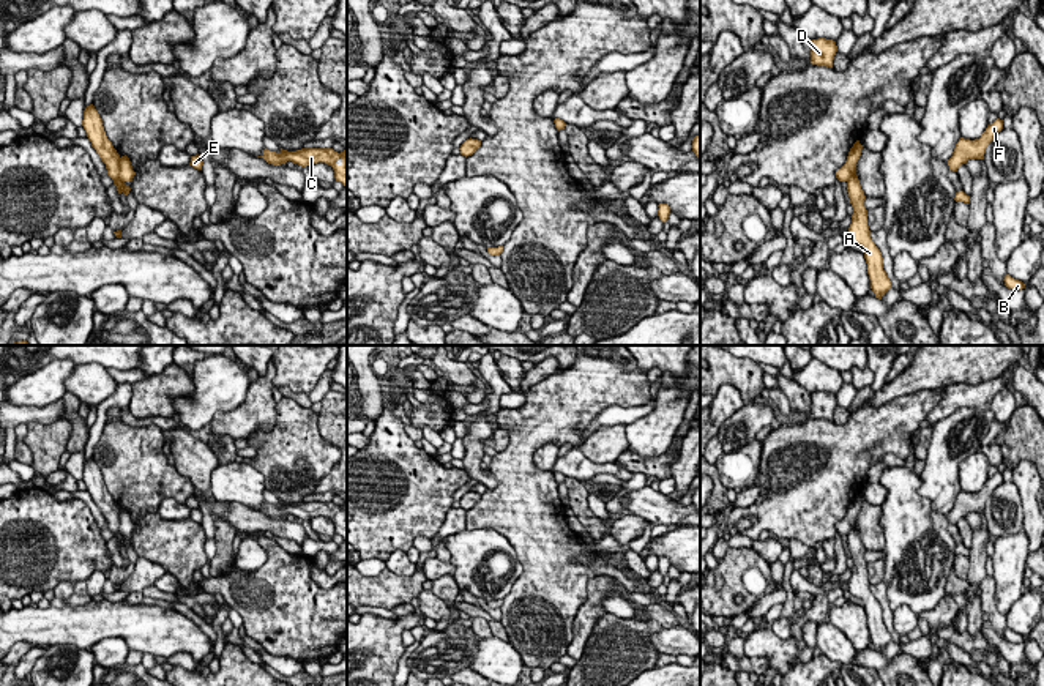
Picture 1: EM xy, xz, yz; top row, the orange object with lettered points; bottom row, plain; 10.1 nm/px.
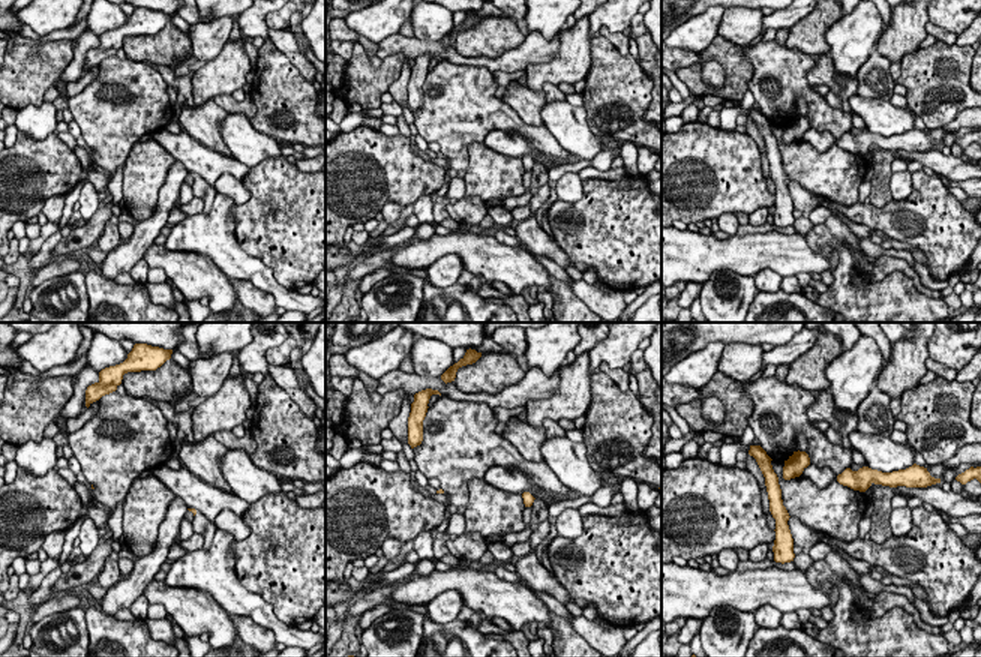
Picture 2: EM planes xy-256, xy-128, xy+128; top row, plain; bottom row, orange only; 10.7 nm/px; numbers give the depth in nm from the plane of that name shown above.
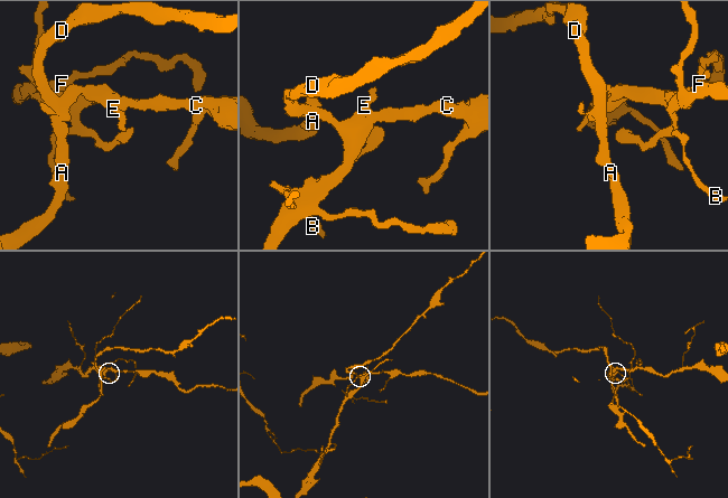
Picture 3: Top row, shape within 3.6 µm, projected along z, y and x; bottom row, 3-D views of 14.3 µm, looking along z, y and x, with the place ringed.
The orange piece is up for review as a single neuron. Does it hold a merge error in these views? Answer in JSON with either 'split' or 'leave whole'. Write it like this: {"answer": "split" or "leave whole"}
{"answer": "split"}

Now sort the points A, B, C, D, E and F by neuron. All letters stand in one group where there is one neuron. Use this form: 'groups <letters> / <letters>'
groups A D / B C E F

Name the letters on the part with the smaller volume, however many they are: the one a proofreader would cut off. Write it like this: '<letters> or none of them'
A, D

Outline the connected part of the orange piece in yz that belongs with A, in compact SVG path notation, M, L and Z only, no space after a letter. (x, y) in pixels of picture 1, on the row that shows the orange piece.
M856 169L847 181L847 192L853 207L848 238L864 249L871 289L875 293L875 298L882 300L882 296L891 289L891 281L883 270L882 252L871 238L871 230L867 226L867 210L864 207L866 196L861 189Z

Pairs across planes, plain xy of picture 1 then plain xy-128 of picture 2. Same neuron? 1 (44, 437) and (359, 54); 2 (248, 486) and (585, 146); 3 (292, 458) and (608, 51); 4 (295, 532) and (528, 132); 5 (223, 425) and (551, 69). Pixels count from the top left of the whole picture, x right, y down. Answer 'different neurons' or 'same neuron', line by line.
1: same neuron
2: same neuron
3: same neuron
4: same neuron
5: same neuron

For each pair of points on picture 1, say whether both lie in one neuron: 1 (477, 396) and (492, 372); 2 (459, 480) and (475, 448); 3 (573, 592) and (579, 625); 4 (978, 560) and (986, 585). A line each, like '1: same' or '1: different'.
1: different
2: different
3: different
4: different

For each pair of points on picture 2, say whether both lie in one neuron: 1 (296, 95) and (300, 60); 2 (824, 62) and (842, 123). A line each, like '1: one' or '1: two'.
1: two
2: two

